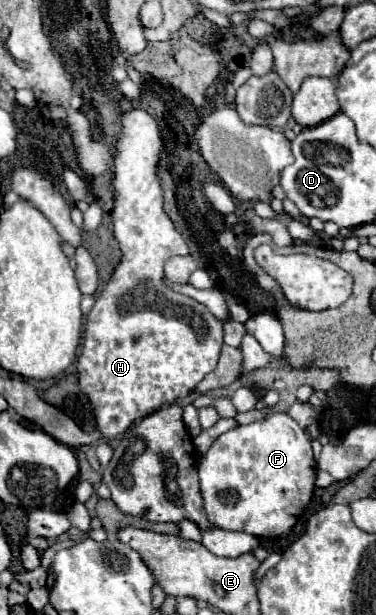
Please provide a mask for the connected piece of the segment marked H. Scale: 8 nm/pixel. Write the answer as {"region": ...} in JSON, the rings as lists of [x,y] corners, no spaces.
{"region":[[[132,110],[132,112],[126,112],[122,116],[122,132],[118,136],[118,142],[116,142],[116,160],[114,160],[114,198],[116,198],[116,206],[114,206],[114,214],[112,214],[112,222],[114,222],[114,236],[120,244],[120,250],[122,250],[122,262],[120,266],[116,268],[116,272],[112,274],[110,282],[106,284],[106,290],[100,294],[100,298],[96,300],[94,308],[90,310],[88,314],[88,322],[86,322],[86,330],[84,330],[84,342],[82,342],[82,352],[80,352],[80,358],[78,358],[78,378],[80,378],[80,390],[90,398],[92,406],[94,406],[94,416],[96,416],[96,424],[98,424],[98,430],[102,432],[102,436],[110,442],[110,440],[118,440],[122,438],[134,424],[138,424],[144,416],[156,412],[158,408],[166,406],[166,404],[172,404],[180,398],[186,398],[190,396],[190,392],[194,392],[194,388],[198,386],[198,382],[210,374],[214,368],[216,368],[216,362],[218,362],[218,356],[220,356],[220,346],[224,344],[224,332],[222,332],[222,326],[224,322],[220,318],[216,318],[204,304],[192,300],[190,296],[184,296],[172,288],[168,288],[164,284],[164,262],[174,256],[174,254],[188,254],[188,246],[186,242],[182,240],[182,236],[176,232],[174,224],[168,220],[168,216],[164,214],[162,210],[162,190],[160,190],[160,184],[158,184],[158,178],[156,178],[156,164],[158,164],[158,156],[160,156],[160,150],[162,150],[162,138],[160,138],[160,130],[158,130],[158,124],[156,120],[146,112],[146,110]]]}

